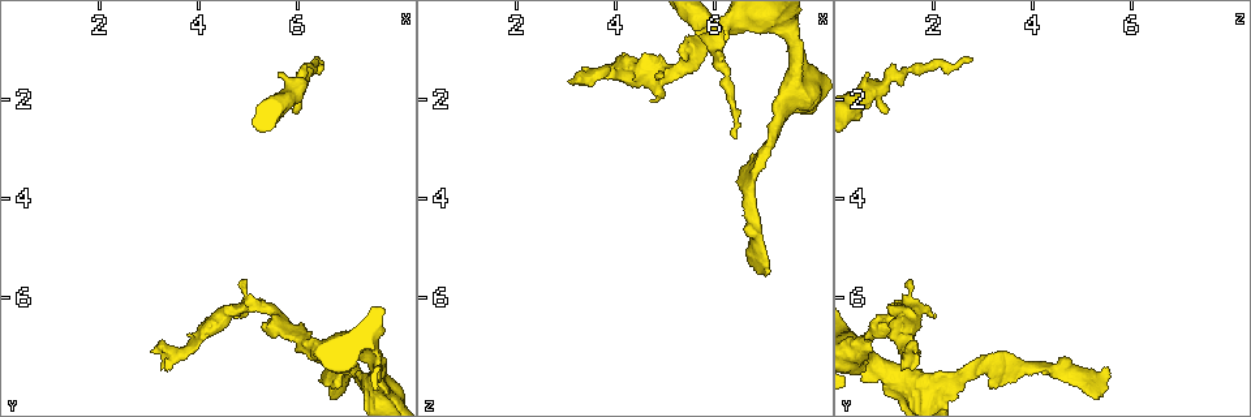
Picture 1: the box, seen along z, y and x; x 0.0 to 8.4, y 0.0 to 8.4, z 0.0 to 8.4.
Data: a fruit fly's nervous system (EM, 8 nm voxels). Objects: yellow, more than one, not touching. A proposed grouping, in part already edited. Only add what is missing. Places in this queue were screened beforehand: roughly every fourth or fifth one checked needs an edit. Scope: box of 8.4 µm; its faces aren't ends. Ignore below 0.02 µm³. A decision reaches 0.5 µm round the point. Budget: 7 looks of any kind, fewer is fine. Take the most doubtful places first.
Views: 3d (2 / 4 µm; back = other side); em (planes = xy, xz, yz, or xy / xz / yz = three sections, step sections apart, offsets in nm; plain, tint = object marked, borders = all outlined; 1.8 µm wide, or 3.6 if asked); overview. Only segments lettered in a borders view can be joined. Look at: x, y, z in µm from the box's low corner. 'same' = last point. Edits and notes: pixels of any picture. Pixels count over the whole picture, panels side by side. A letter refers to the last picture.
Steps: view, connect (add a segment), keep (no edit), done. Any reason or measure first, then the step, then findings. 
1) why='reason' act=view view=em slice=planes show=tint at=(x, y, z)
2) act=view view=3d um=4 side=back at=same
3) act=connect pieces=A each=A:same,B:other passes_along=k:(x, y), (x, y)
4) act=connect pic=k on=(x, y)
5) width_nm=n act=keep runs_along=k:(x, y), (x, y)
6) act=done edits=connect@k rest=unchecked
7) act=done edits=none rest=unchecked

why='free end' act=view view=3d um=2 at=(3.10, 7.05, 1.55)

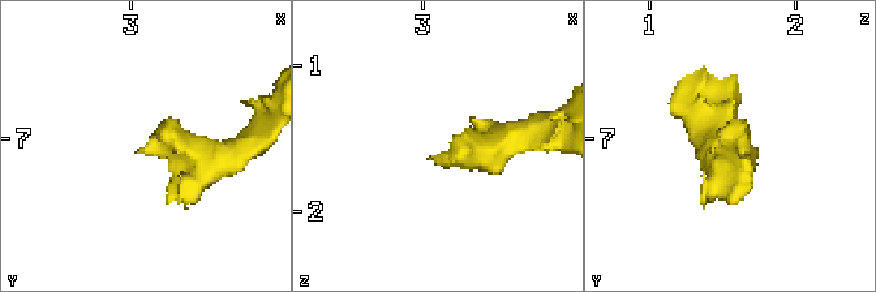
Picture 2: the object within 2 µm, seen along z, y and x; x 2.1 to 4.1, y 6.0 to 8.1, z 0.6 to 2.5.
act=view view=em slice=yz step=4 show=tint at=(3.04, 7.08, 1.60)

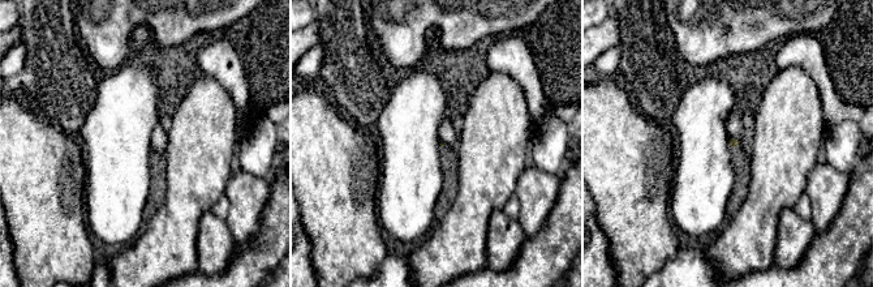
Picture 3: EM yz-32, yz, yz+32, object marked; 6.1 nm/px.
why='another direction' act=view view=em slice=planes show=borders at=same

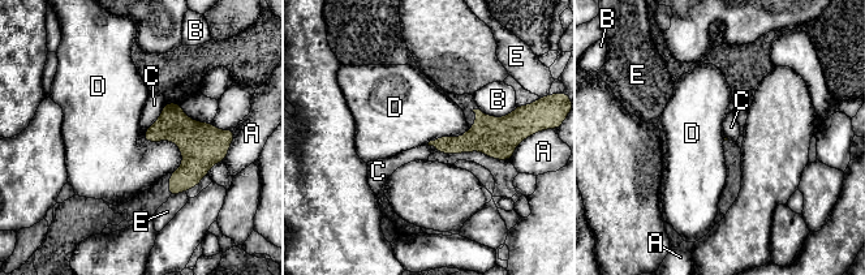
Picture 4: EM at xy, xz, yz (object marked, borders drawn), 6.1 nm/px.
act=keep each=A:other,B:other,C:other,D:other,E:other border=4:(145, 140), (172, 141), (183, 163) found='no lettered segment goes on from it'

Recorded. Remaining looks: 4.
why='an open end' act=view view=em slice=planes show=plain at=(7.05, 7.55, 5.55)

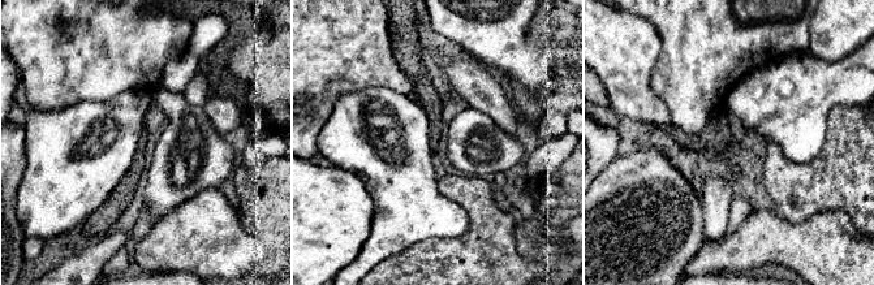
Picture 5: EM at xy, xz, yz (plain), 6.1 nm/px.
act=view view=em slice=planes show=borders at=same

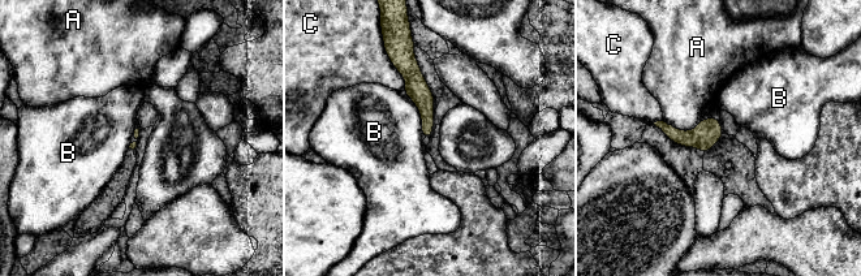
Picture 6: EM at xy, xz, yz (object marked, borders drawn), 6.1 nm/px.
longest_contact=B:320nm act=keep each=A:other,B:other,C:other border=6:(403, 91), (418, 110), (423, 138) found='no lettered segment goes on from it'

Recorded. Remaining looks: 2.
why='stops while still wide' act=view view=3d um=2 at=(5.95, 2.25, 1.00)

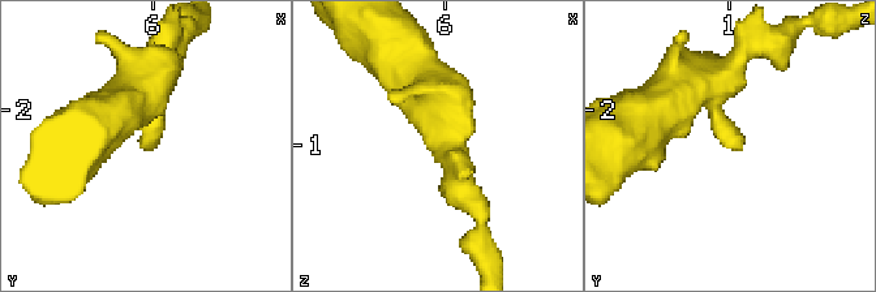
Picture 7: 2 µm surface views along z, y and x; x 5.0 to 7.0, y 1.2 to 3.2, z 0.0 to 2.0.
act=view view=em um=3.6 slice=xy step=4 show=borders at=(5.94, 2.30, 1.04)

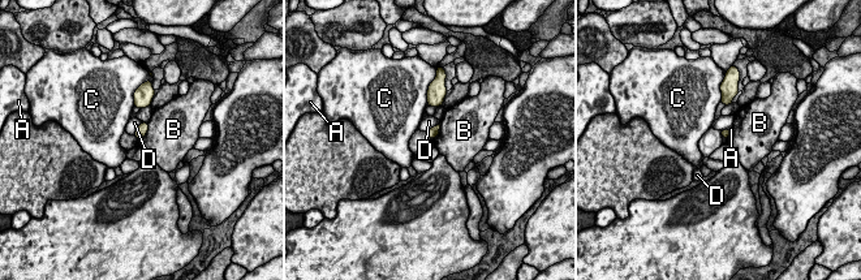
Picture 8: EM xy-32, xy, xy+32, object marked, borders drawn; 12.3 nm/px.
act=keep each=A:other,B:other,C:other,D:other border=8:(149, 123), (147, 132), (138, 140) found='no lettered segment goes on from it'

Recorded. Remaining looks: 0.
act=done edits=none rest=unchecked

